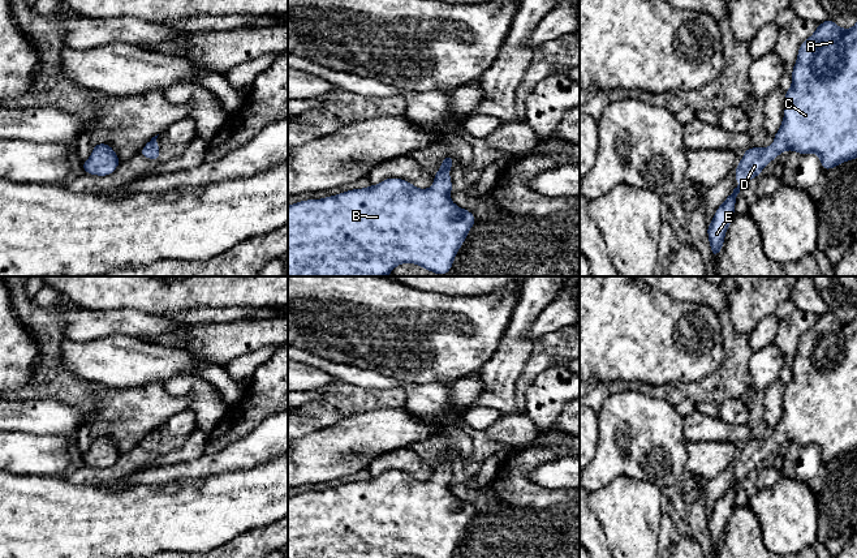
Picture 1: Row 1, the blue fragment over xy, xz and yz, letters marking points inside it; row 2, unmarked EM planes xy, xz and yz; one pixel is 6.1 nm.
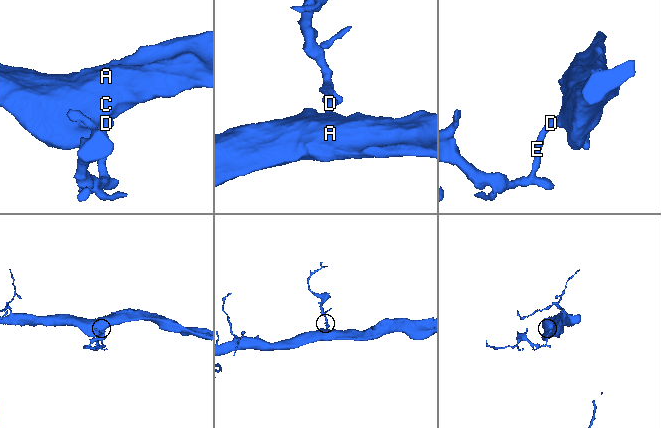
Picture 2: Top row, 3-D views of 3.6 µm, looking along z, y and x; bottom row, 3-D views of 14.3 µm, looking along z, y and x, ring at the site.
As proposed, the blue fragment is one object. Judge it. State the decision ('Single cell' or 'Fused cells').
Single cell

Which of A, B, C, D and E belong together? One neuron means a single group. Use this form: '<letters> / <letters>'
A B C D E

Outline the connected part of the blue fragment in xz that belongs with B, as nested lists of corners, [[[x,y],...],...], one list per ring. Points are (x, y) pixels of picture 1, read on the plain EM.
[[[447,446],[442,452],[440,462],[434,467],[434,476],[428,481],[419,481],[404,471],[389,469],[380,476],[362,481],[345,482],[340,486],[320,492],[305,492],[288,498],[288,558],[399,558],[414,555],[418,558],[452,558],[458,541],[464,536],[470,520],[475,516],[475,507],[455,497],[451,492],[452,473],[451,459],[456,456]]]

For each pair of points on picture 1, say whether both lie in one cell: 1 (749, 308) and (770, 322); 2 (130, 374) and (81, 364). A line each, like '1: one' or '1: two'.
1: two
2: one

